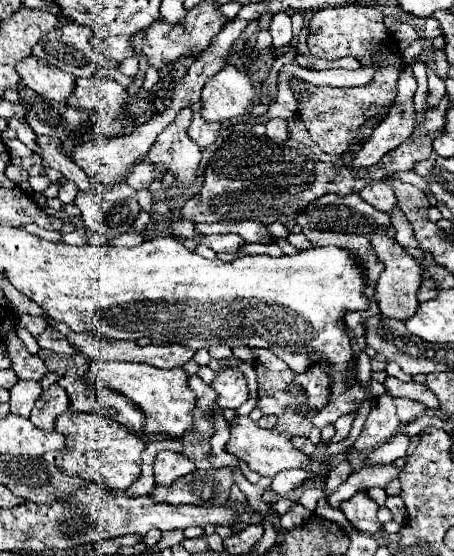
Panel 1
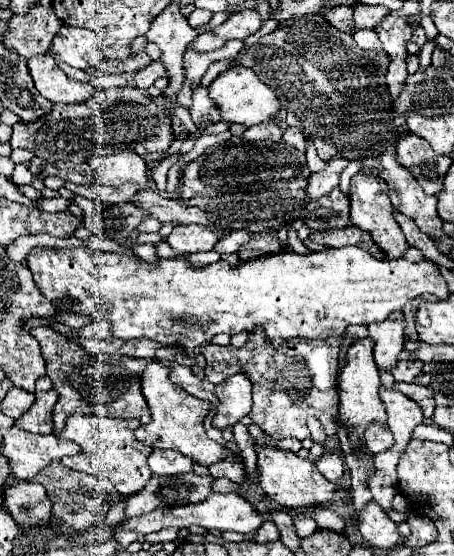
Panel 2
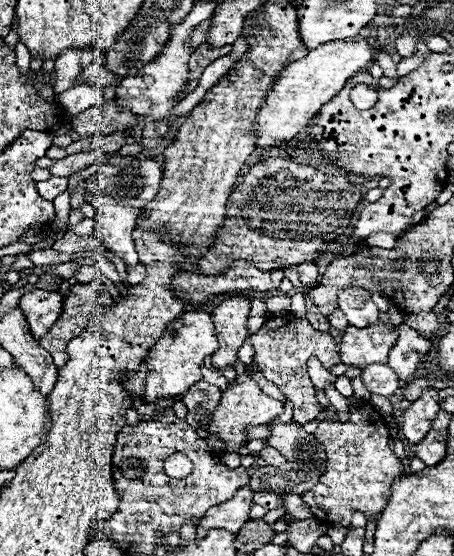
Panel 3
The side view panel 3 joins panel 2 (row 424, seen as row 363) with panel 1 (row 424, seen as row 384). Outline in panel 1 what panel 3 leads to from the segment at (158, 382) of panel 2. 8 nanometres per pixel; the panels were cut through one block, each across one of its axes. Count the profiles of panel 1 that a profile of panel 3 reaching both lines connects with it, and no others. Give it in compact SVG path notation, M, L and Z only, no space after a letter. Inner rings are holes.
M90 360L88 368L88 380L96 388L108 388L114 392L124 394L128 400L132 400L146 416L146 434L164 432L172 438L182 438L186 430L190 430L190 410L196 406L194 392L188 388L188 378L182 368L162 370L146 364L134 364L134 362L98 362Z

